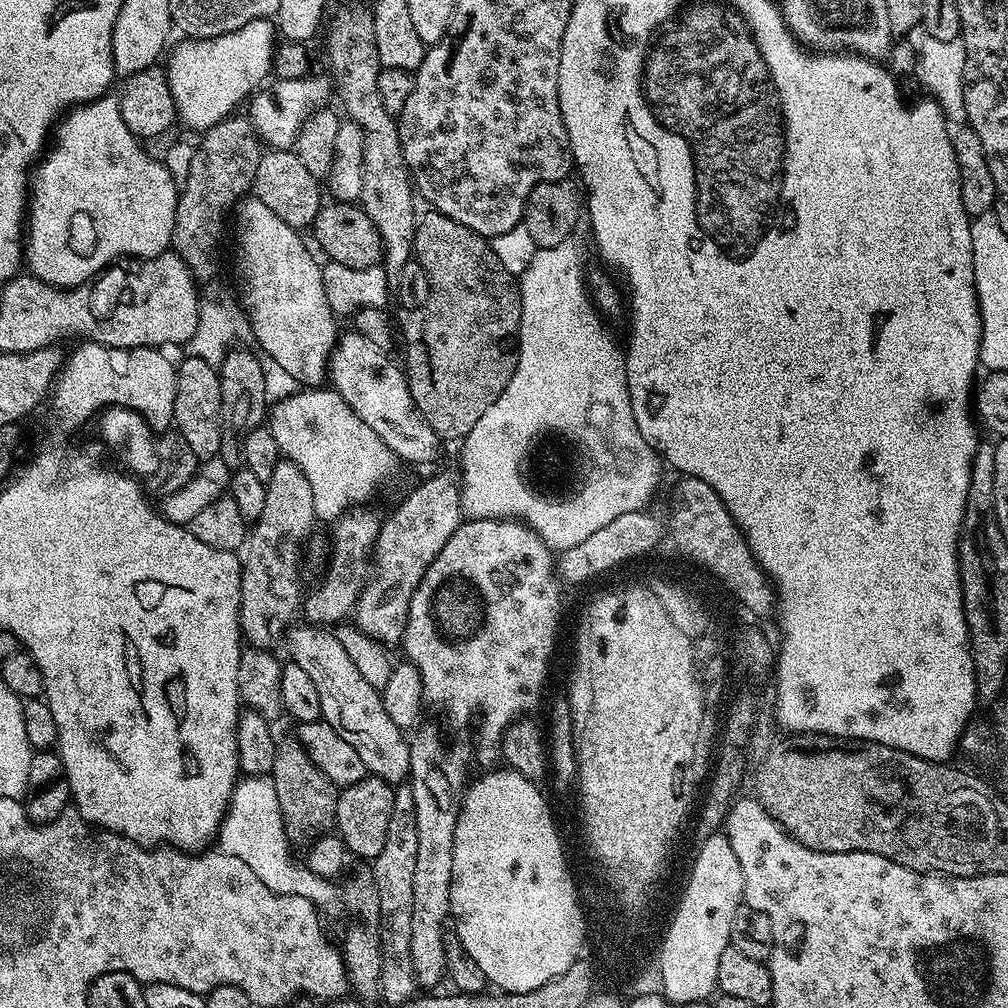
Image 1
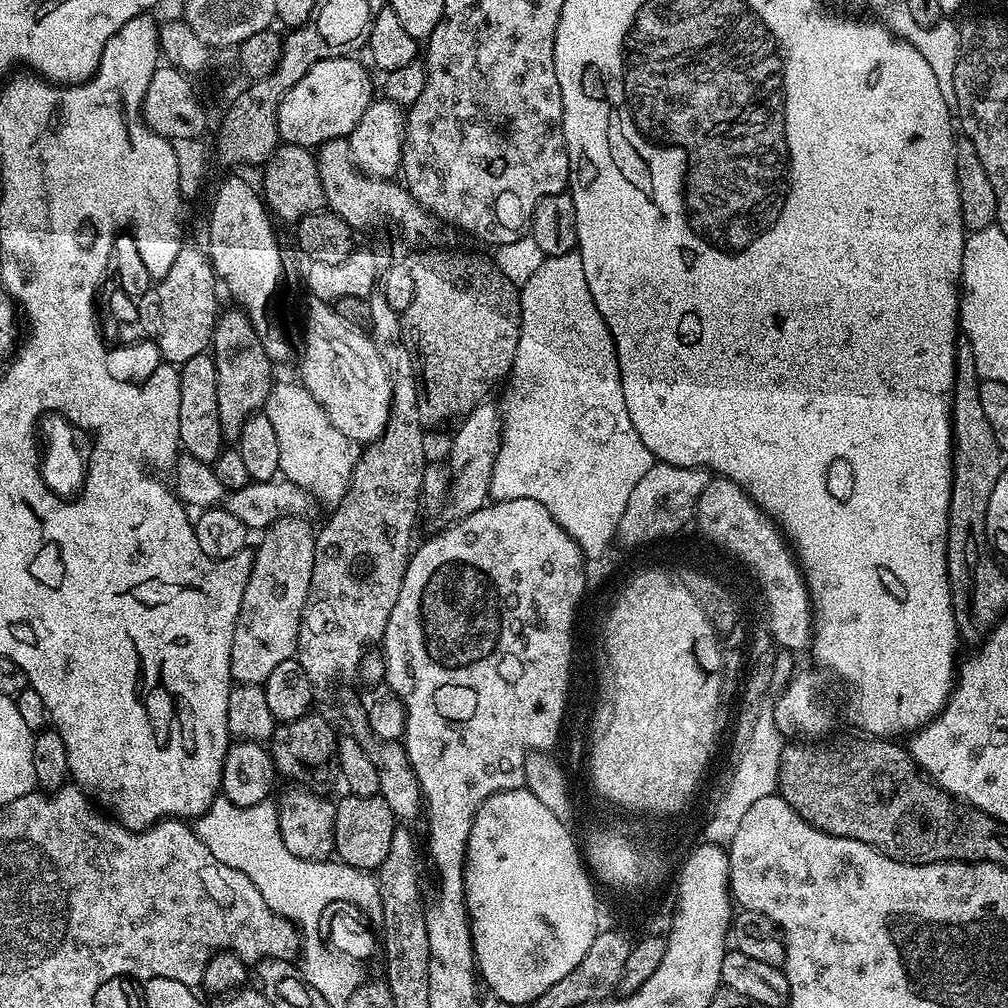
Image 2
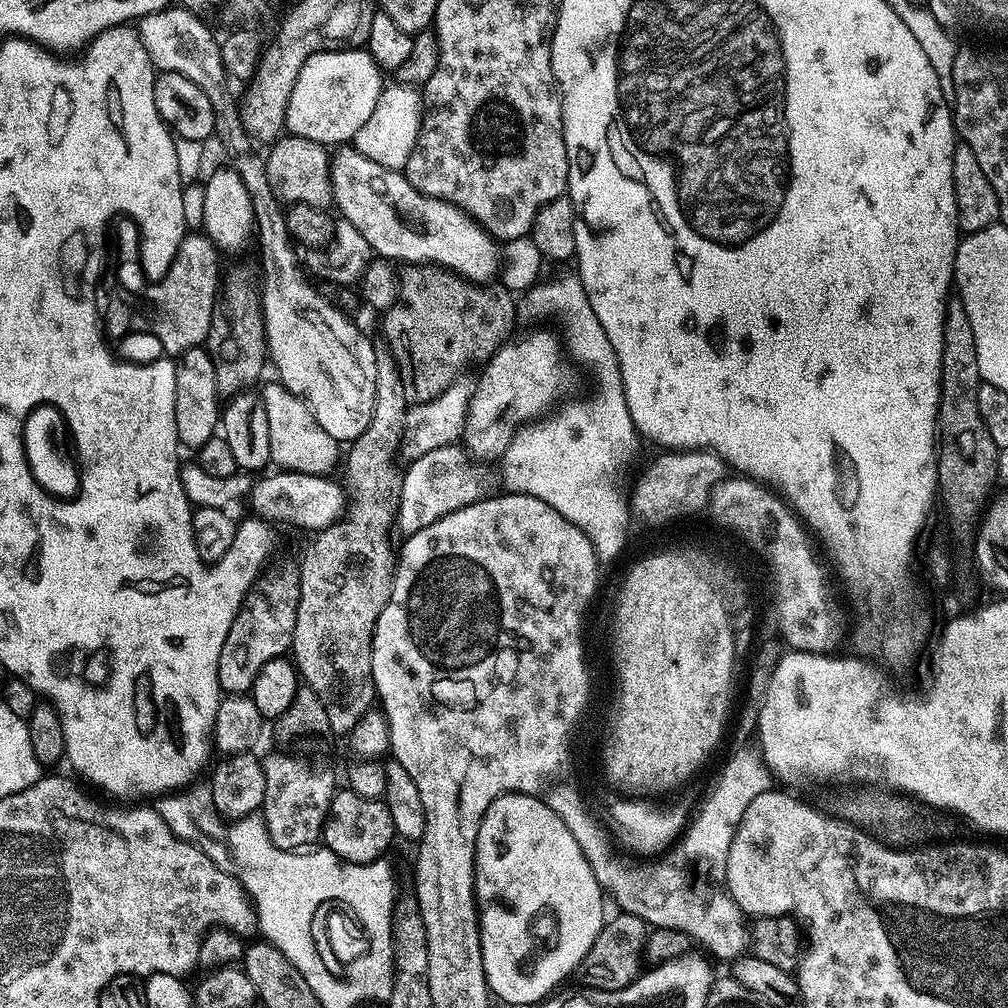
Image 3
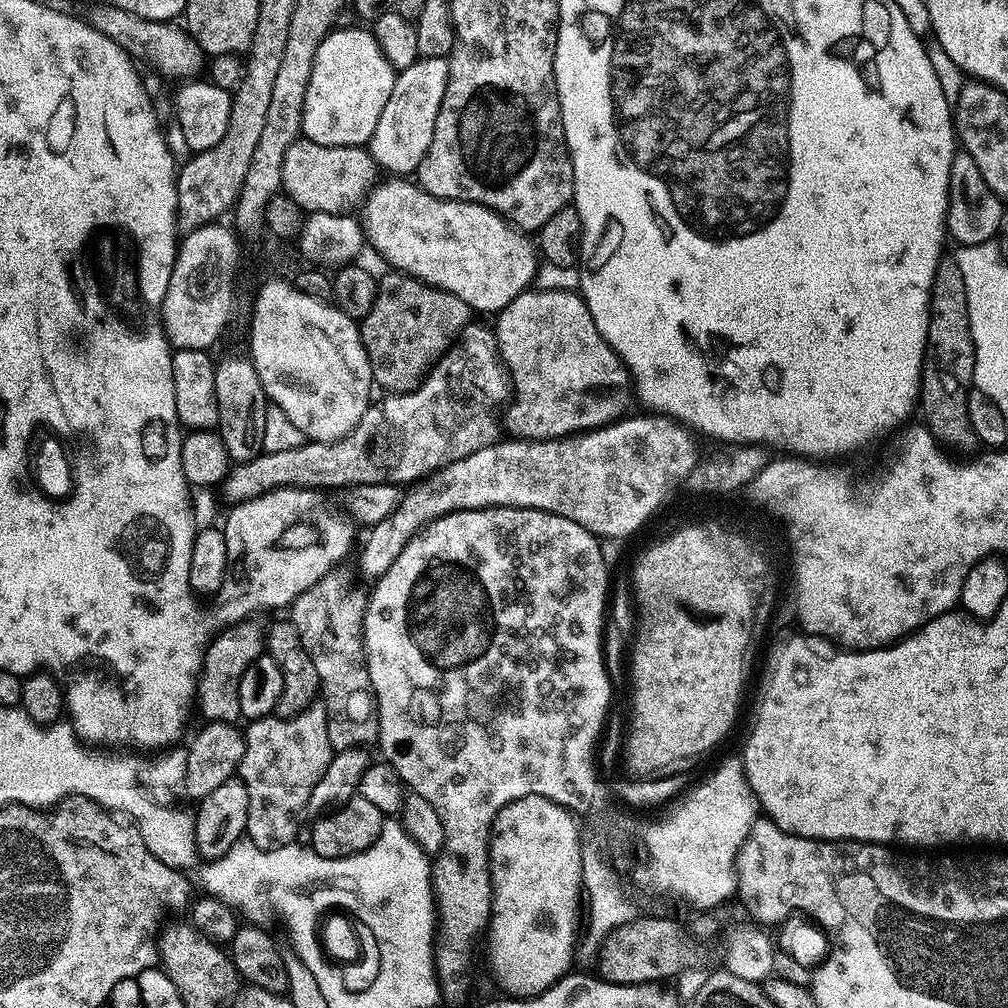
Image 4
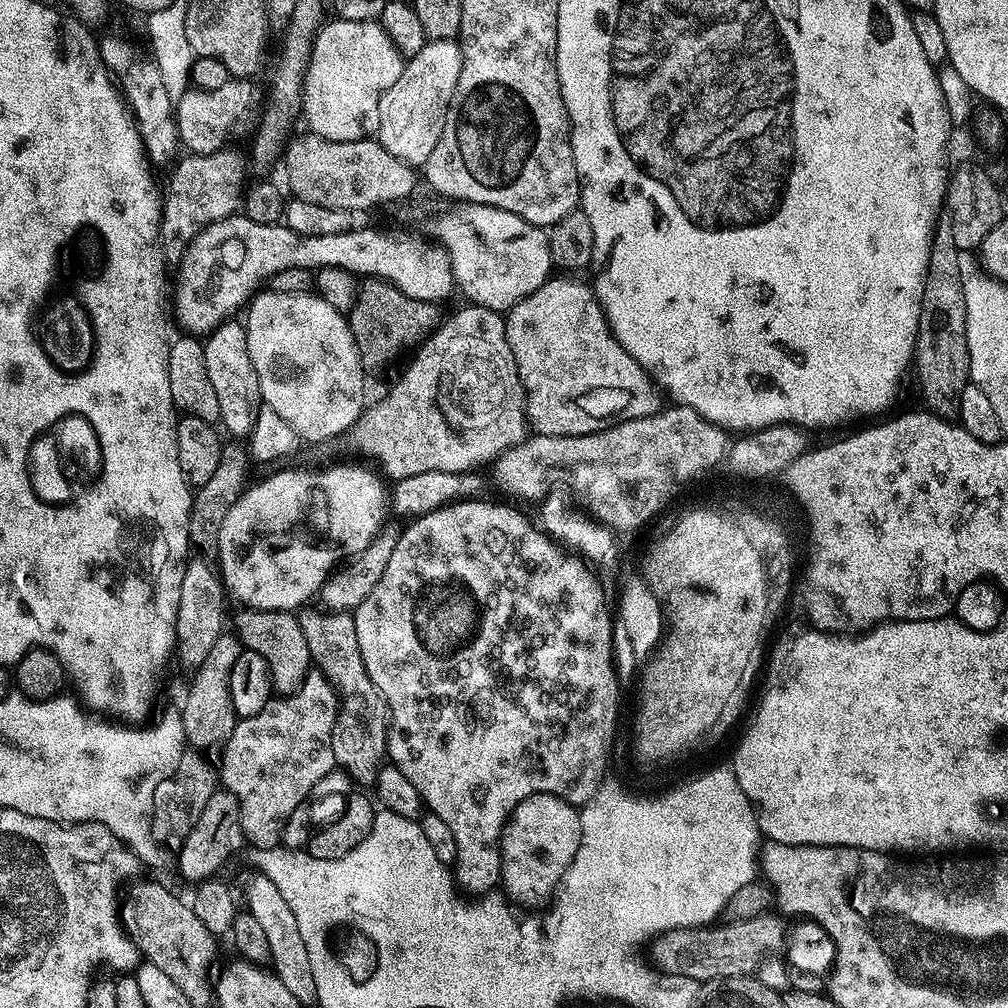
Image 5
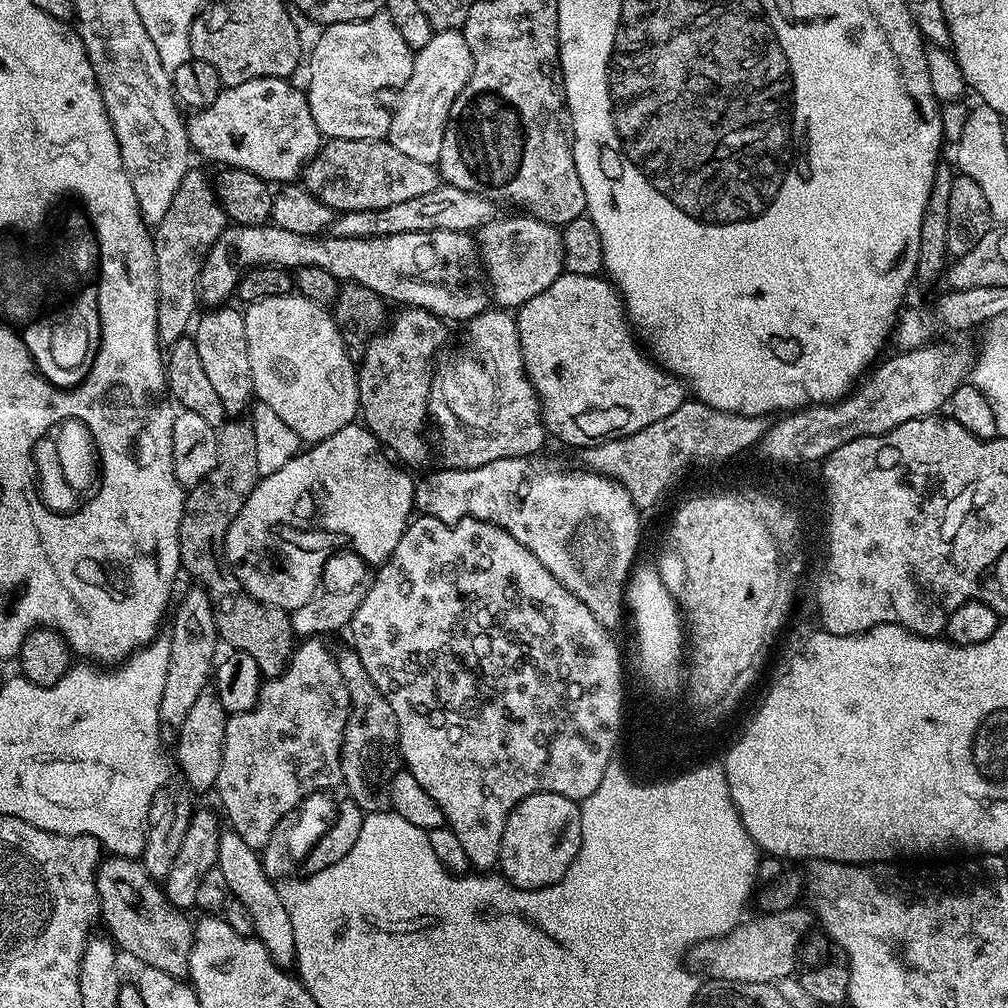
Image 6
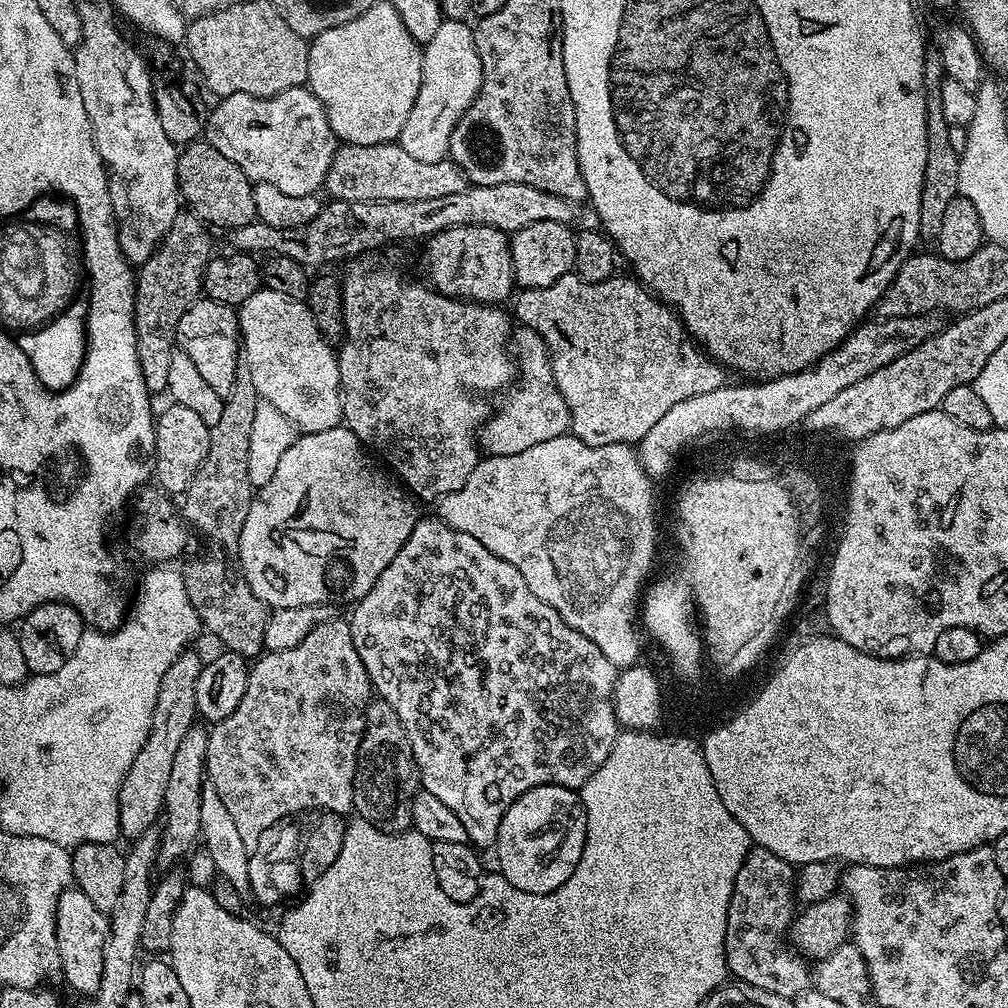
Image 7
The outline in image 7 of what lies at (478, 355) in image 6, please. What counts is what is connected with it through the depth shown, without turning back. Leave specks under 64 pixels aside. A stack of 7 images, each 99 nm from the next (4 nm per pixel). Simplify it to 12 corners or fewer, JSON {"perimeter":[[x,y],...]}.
{"perimeter":[[513,331],[518,379],[478,433],[488,456],[565,435],[544,339]]}

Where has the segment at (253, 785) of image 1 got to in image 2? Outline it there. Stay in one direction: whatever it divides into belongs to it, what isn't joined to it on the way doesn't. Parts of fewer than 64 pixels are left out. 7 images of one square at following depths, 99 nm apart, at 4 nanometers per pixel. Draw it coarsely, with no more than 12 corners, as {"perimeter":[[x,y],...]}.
{"perimeter":[[217,795],[195,817],[210,854],[292,921],[298,967],[320,989],[321,909],[346,896],[382,921],[372,872],[303,860],[276,804]]}

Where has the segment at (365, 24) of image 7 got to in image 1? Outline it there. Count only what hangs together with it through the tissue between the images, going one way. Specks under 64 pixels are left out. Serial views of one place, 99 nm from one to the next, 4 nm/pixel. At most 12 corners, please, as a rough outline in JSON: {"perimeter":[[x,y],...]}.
{"perimeter":[[329,77],[277,79],[252,93],[246,115],[269,149],[291,149]]}

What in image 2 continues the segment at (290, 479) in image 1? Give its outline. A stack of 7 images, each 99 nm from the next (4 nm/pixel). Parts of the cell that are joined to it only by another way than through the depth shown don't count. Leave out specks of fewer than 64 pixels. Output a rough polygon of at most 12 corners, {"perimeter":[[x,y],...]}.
{"perimeter":[[279,517],[255,545],[230,642],[236,684],[296,655],[314,528]]}

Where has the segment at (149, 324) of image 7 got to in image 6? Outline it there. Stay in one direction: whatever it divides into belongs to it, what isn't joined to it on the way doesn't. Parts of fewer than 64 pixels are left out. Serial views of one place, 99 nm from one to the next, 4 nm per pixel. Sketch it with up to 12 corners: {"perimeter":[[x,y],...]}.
{"perimeter":[[188,171],[151,233],[156,333],[197,315],[204,259],[229,224],[213,181]]}

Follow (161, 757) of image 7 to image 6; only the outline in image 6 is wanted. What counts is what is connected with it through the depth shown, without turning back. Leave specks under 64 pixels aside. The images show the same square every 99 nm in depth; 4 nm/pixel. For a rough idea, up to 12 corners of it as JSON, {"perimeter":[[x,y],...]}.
{"perimeter":[[192,586],[172,616],[160,722],[176,730],[209,685],[214,610]]}

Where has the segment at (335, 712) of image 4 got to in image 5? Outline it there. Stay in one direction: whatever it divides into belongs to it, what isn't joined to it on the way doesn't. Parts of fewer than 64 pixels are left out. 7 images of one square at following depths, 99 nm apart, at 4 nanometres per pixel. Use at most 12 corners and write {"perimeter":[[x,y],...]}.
{"perimeter":[[299,613],[332,684],[334,758],[375,785],[390,713],[348,614]]}

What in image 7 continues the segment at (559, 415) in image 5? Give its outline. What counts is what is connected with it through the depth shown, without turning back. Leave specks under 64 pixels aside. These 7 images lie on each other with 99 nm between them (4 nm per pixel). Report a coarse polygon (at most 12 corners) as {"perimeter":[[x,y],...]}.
{"perimeter":[[639,279],[525,288],[571,435],[635,445],[726,384]]}

